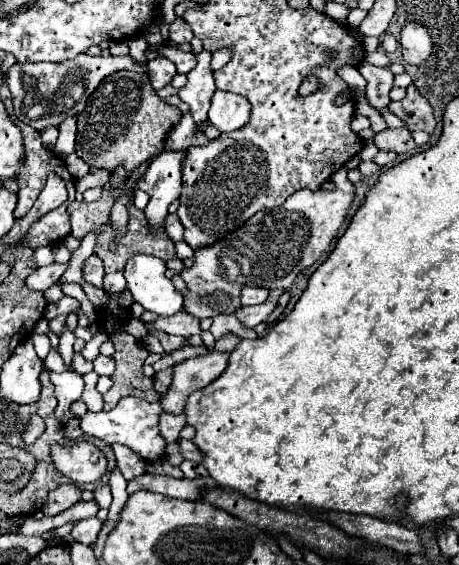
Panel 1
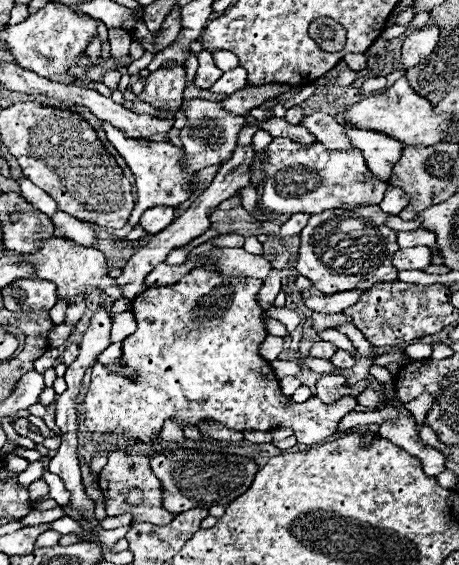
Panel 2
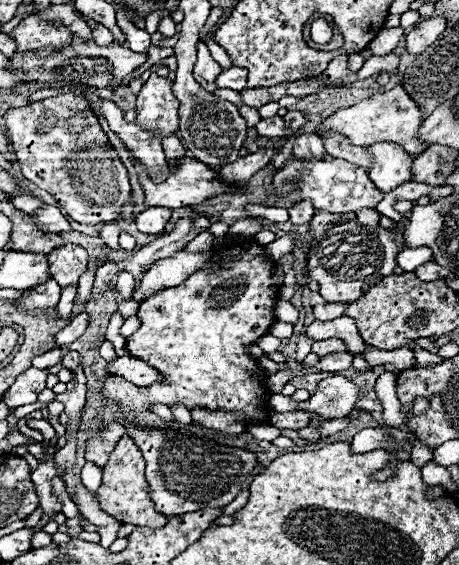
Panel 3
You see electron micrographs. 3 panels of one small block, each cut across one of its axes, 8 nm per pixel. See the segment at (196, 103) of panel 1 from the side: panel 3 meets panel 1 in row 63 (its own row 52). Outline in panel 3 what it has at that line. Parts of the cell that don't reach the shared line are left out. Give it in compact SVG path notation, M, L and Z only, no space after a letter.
M200 42L196 48L198 48L198 62L194 66L194 80L202 88L206 88L208 92L212 92L212 90L216 90L214 88L214 80L222 72L222 68L212 60L210 50L208 50L208 46L204 42Z

